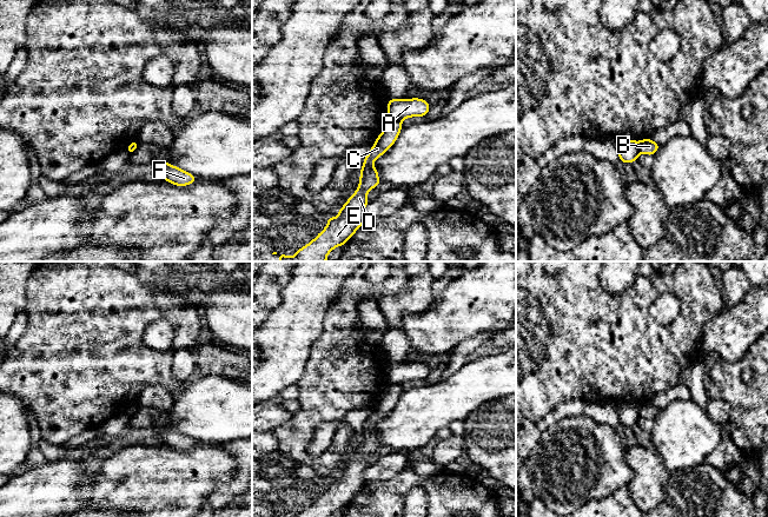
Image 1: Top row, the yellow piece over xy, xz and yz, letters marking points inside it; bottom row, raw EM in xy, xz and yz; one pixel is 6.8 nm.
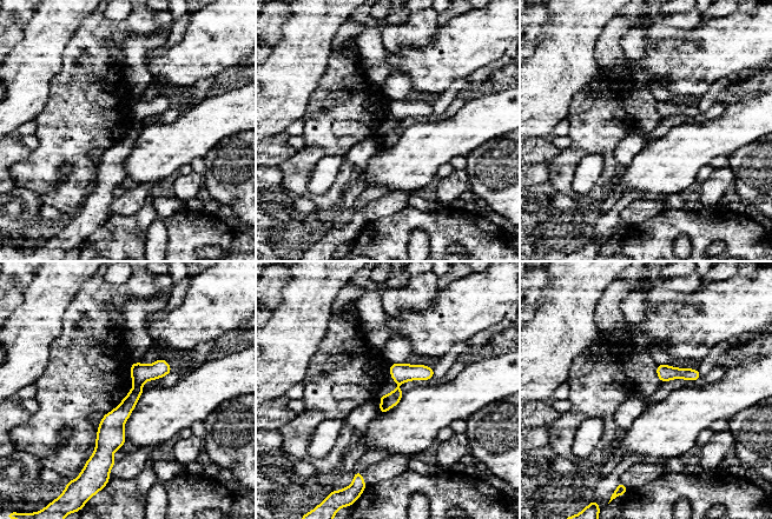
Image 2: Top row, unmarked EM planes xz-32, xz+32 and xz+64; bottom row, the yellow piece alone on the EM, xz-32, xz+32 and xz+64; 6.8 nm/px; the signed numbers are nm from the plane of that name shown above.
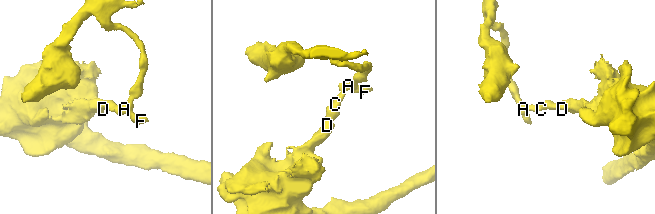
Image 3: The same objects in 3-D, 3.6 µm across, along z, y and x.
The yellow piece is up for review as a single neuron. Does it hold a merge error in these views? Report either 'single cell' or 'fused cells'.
fused cells

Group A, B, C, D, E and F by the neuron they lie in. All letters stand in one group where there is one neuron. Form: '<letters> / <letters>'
A F / B C D E

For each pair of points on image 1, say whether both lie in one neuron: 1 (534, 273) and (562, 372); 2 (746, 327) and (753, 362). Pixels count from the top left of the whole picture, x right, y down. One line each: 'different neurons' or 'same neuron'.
1: same neuron
2: different neurons

